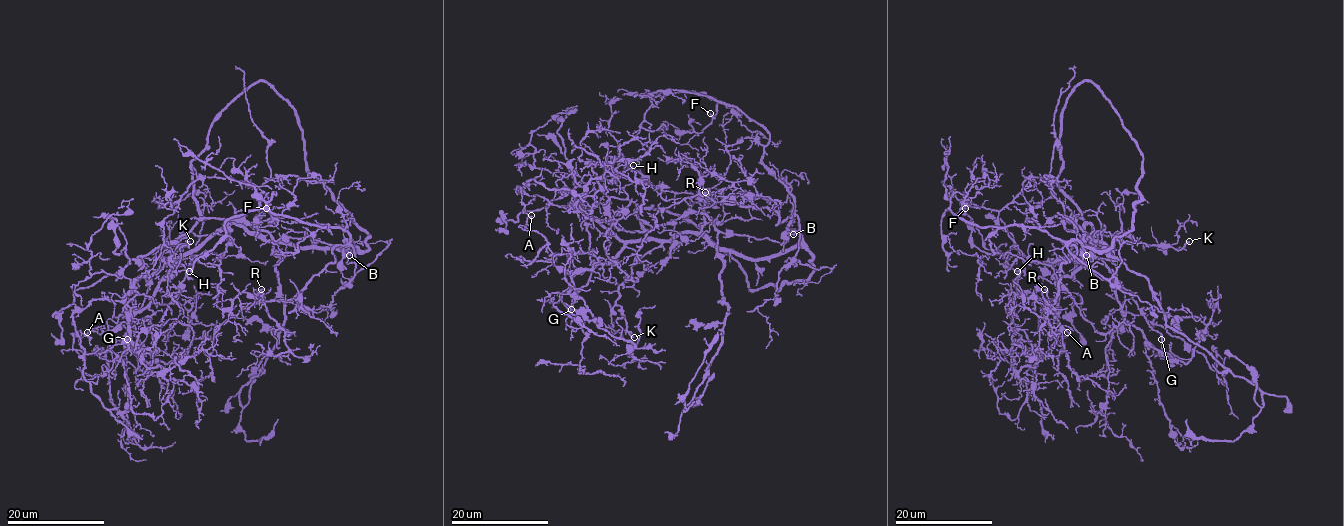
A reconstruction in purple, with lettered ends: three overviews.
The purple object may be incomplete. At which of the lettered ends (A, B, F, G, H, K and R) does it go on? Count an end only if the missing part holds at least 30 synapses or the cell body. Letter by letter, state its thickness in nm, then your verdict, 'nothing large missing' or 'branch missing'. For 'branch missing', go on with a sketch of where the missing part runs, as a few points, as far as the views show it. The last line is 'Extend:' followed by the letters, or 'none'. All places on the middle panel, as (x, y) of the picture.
A: 140 nm thick; nothing large missing
B: 190 nm thick; nothing large missing
F: 240 nm thick; nothing large missing
G: 220 nm thick; nothing large missing
H: 180 nm thick; nothing large missing
K: 240 nm thick; nothing large missing
R: 200 nm thick; nothing large missing
Extend: none

